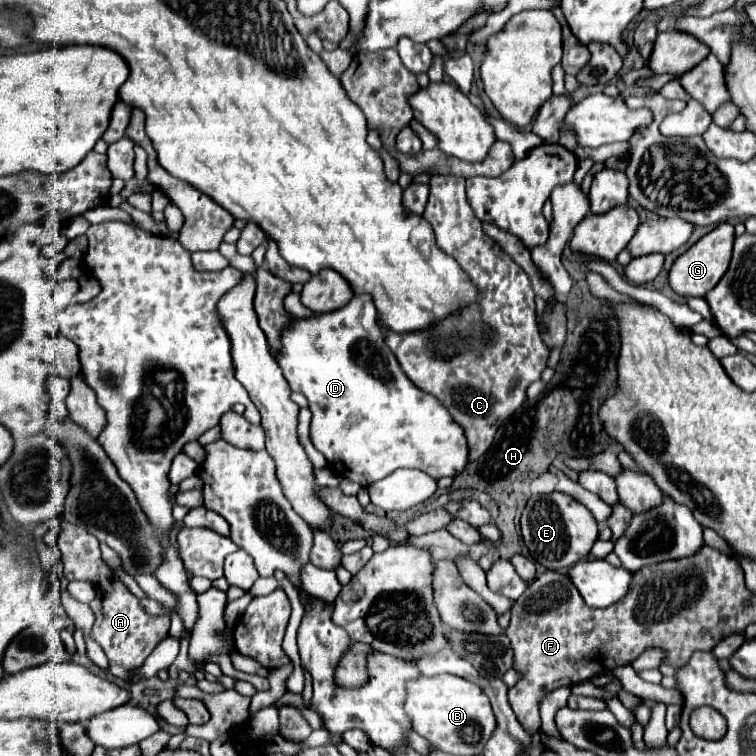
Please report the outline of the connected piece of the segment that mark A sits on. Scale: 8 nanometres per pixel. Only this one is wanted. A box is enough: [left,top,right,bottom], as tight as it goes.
[58,520,170,678]

